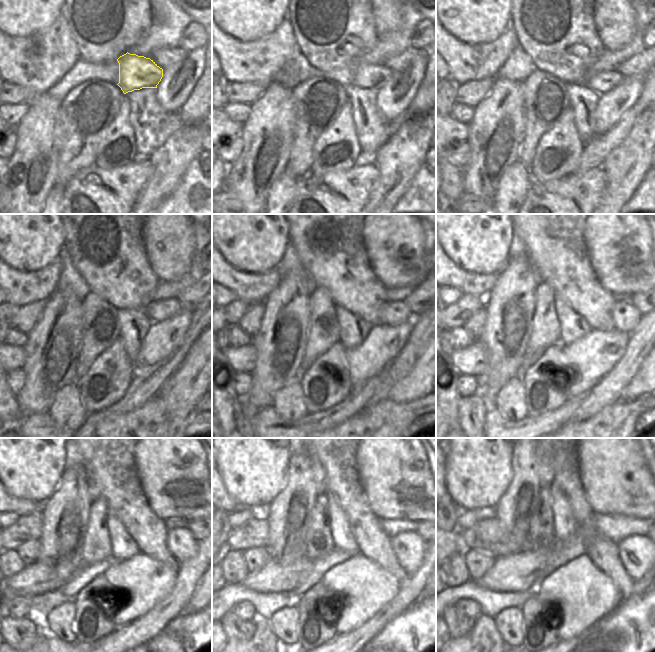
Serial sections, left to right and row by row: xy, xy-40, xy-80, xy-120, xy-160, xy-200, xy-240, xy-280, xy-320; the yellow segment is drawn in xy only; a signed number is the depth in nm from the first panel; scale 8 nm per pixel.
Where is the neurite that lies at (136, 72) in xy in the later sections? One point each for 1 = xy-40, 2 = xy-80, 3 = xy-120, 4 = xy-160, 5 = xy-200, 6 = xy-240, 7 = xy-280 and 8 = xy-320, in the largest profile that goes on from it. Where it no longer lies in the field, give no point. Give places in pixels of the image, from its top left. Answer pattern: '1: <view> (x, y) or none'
1: xy-40 (375, 76)
2: xy-80 (601, 82)
3: xy-120 (158, 310)
4: xy-160 (392, 313)
5: xy-200 (626, 317)
6: xy-240 (181, 543)
7: xy-280 (409, 548)
8: xy-320 (638, 554)

